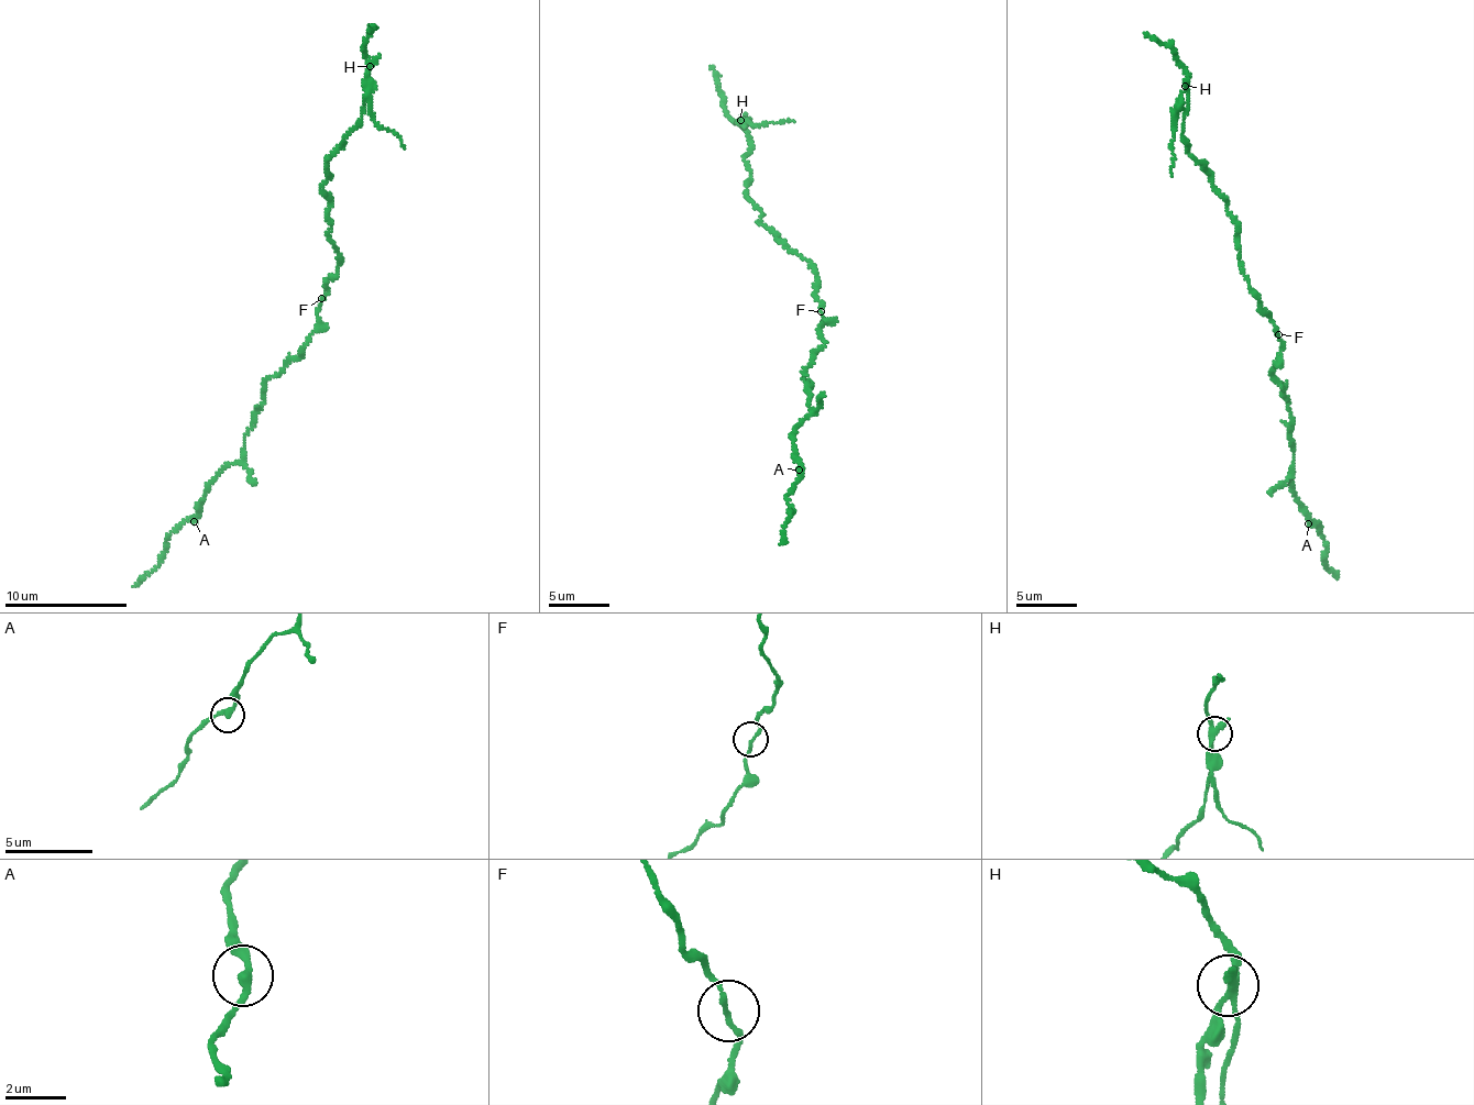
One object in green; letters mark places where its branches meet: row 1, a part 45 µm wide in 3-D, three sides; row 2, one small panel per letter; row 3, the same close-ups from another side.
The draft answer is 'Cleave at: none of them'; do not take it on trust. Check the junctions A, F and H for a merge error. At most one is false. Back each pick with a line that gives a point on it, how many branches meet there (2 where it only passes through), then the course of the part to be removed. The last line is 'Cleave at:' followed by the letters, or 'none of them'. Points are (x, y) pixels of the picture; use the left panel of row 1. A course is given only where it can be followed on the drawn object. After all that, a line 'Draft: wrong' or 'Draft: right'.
H: (370, 66) | 3 | (370, 66), (370, 112), (404, 148)
Cleave at: H
Draft: wrong

